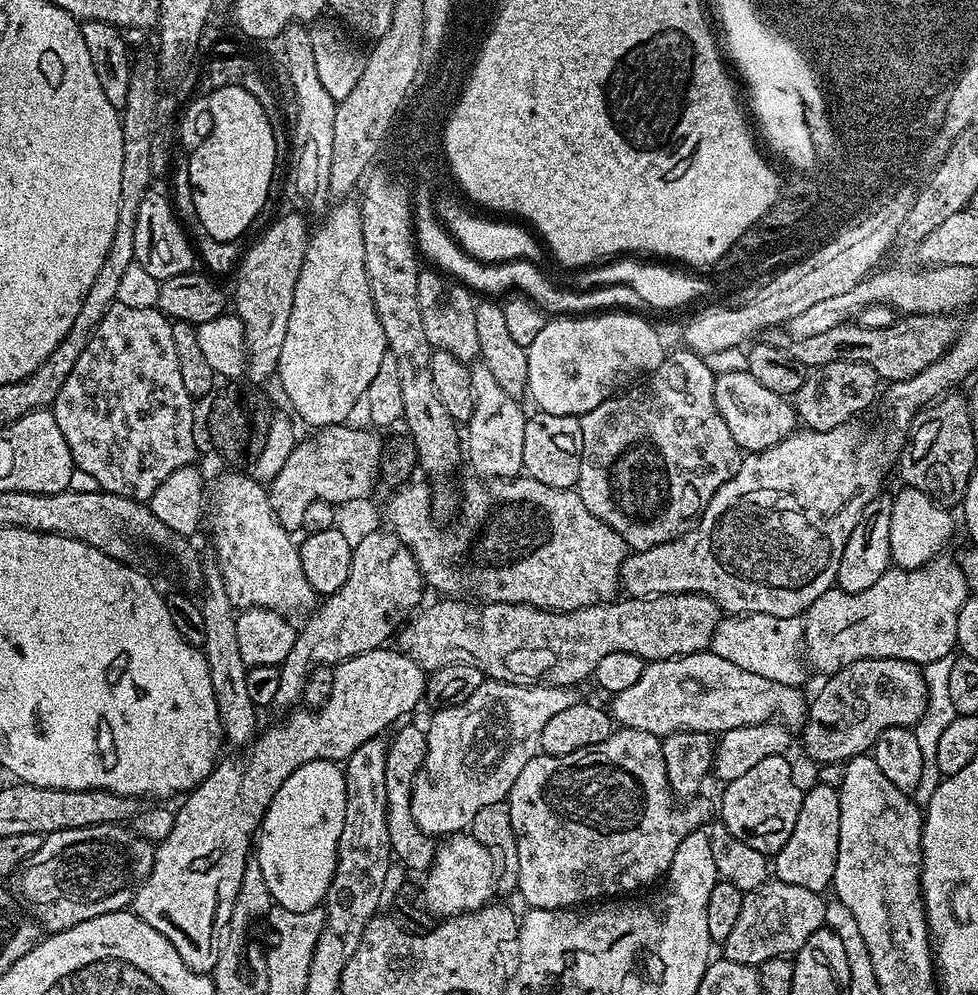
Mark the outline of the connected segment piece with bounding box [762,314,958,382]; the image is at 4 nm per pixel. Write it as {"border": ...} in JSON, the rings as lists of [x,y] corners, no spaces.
{"border":[[[904,314],[894,324],[882,329],[868,329],[859,322],[845,322],[826,330],[826,334],[813,334],[805,340],[794,340],[787,331],[770,328],[763,333],[762,340],[775,348],[783,348],[808,370],[821,368],[830,362],[853,360],[868,364],[881,381],[895,382],[914,378],[914,374],[942,358],[944,351],[956,341],[958,324],[952,320],[955,319],[948,314]]]}

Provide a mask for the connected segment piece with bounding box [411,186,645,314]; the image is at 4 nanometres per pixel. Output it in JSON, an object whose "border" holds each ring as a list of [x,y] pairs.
{"border":[[[417,187],[412,197],[412,230],[416,237],[417,253],[425,261],[428,260],[433,269],[447,274],[451,279],[460,281],[465,288],[472,289],[476,294],[519,293],[535,302],[548,314],[596,314],[601,310],[640,310],[645,307],[644,299],[627,284],[609,284],[591,290],[569,290],[559,283],[556,284],[543,272],[539,263],[531,260],[510,260],[504,263],[484,263],[472,257],[444,228],[443,222],[435,213],[431,187]]]}

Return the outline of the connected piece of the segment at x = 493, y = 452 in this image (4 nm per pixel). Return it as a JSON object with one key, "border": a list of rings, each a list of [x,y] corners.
{"border":[[[482,362],[470,367],[470,384],[474,394],[474,414],[466,422],[466,460],[472,463],[477,477],[491,478],[493,481],[513,479],[524,472],[522,450],[526,439],[528,416],[520,409],[521,401],[506,394],[497,379],[490,372],[490,366]]]}

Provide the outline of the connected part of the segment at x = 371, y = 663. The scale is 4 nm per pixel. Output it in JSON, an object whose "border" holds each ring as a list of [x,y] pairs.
{"border":[[[381,646],[366,654],[358,654],[335,665],[333,690],[329,700],[315,710],[296,710],[281,724],[269,732],[261,731],[247,749],[248,761],[244,765],[224,764],[212,769],[207,780],[193,788],[188,800],[175,809],[173,829],[166,838],[155,845],[156,857],[150,874],[139,885],[134,897],[134,911],[157,932],[162,940],[168,940],[171,948],[178,950],[182,962],[192,972],[211,973],[218,962],[218,954],[228,936],[228,924],[232,920],[234,902],[242,886],[242,876],[254,852],[254,837],[264,823],[264,815],[274,797],[280,795],[280,787],[306,762],[311,760],[347,761],[367,740],[375,740],[383,728],[388,728],[399,716],[412,712],[416,703],[426,696],[426,673],[404,652],[392,646]]]}

